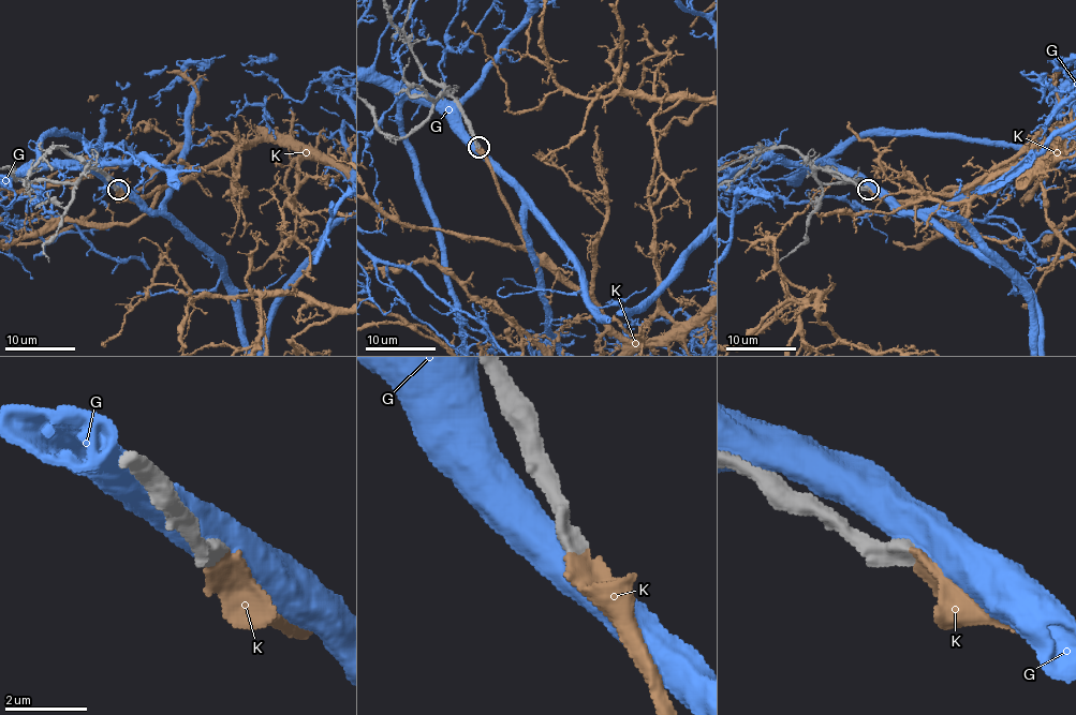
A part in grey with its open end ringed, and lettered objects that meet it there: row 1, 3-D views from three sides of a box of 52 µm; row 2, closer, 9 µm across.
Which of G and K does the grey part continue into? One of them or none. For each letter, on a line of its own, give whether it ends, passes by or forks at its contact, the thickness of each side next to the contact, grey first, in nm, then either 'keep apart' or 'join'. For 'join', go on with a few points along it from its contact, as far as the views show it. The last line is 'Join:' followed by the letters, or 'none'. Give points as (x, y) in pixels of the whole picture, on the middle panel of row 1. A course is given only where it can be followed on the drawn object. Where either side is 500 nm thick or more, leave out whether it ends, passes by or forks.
G: 480/750 nm | keep apart
K: it ends | 480/400 nm | join
Join: K

